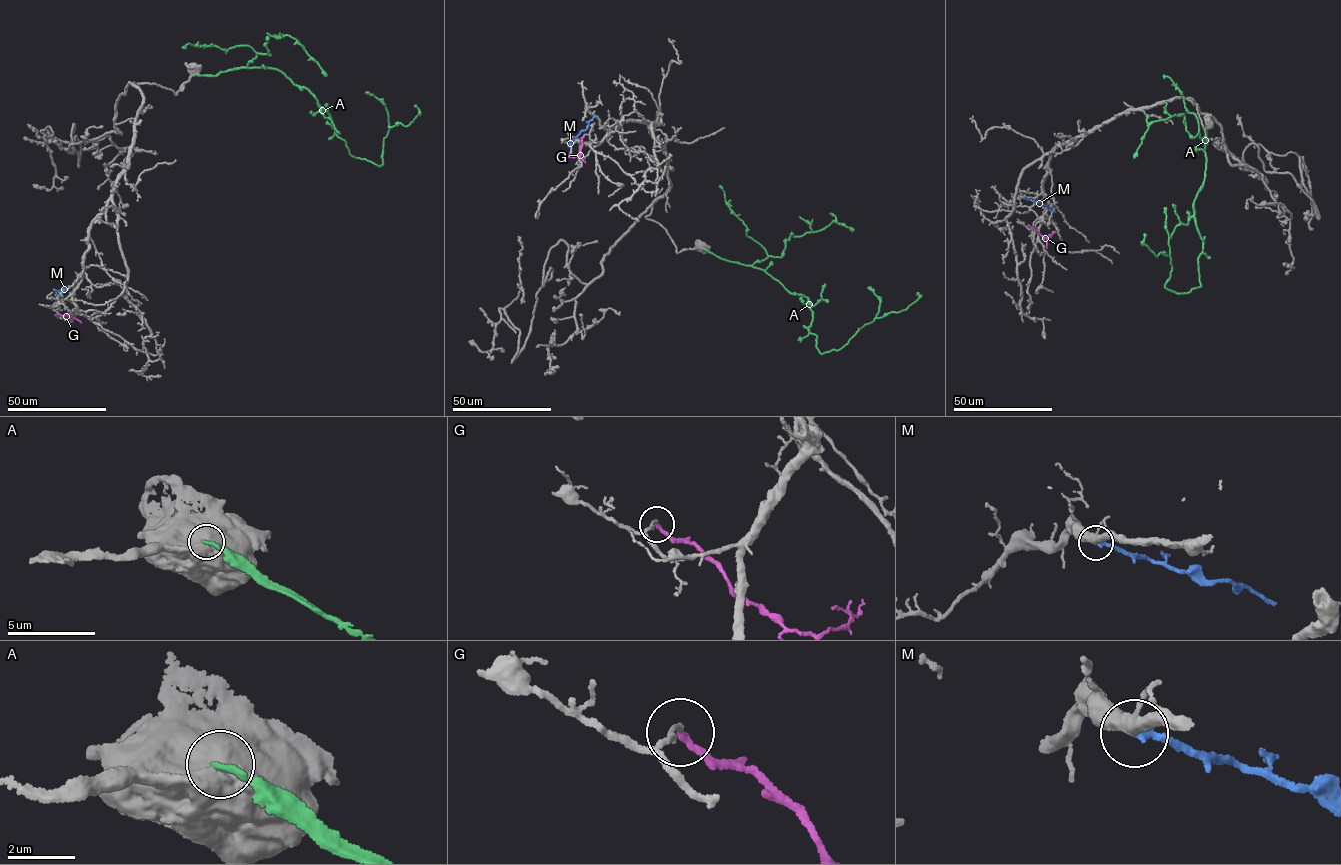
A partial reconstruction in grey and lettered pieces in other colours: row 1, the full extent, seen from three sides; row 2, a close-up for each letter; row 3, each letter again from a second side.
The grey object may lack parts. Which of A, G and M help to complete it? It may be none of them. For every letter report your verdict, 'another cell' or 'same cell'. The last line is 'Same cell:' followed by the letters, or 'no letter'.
A: another cell
G: another cell
M: another cell
Same cell: no letter

